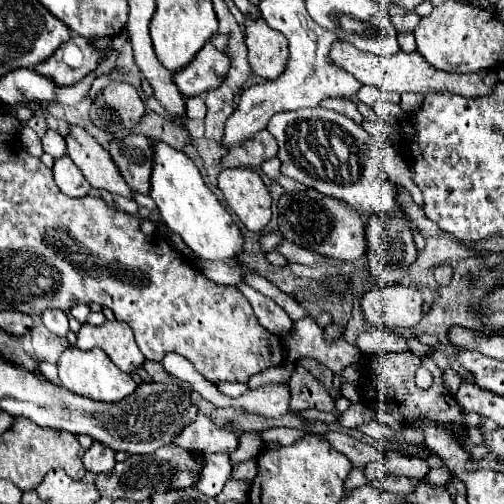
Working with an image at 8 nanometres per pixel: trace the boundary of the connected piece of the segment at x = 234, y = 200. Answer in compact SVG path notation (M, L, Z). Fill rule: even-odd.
M250 168L222 170L218 174L218 188L222 190L228 206L250 232L264 232L272 218L272 198L258 172Z

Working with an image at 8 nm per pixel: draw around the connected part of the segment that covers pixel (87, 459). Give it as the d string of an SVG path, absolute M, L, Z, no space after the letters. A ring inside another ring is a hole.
M92 442L92 446L86 450L82 462L84 462L84 468L88 472L94 472L94 474L100 474L100 472L108 472L112 470L112 466L116 464L116 458L114 458L114 450L100 444L100 442Z

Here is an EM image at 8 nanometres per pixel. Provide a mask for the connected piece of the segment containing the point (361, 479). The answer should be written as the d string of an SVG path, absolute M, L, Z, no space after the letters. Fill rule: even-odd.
M363 467L353 469L345 482L346 492L349 493L364 484L367 484L367 479L364 475Z

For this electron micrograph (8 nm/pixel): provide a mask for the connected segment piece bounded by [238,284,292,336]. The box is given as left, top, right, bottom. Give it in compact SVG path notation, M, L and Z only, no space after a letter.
M246 284L244 286L238 286L238 290L248 298L248 302L254 308L254 314L256 314L258 322L266 330L270 330L272 334L278 334L278 336L286 336L290 332L290 328L292 328L290 316L272 298L256 292L254 288L250 288Z

